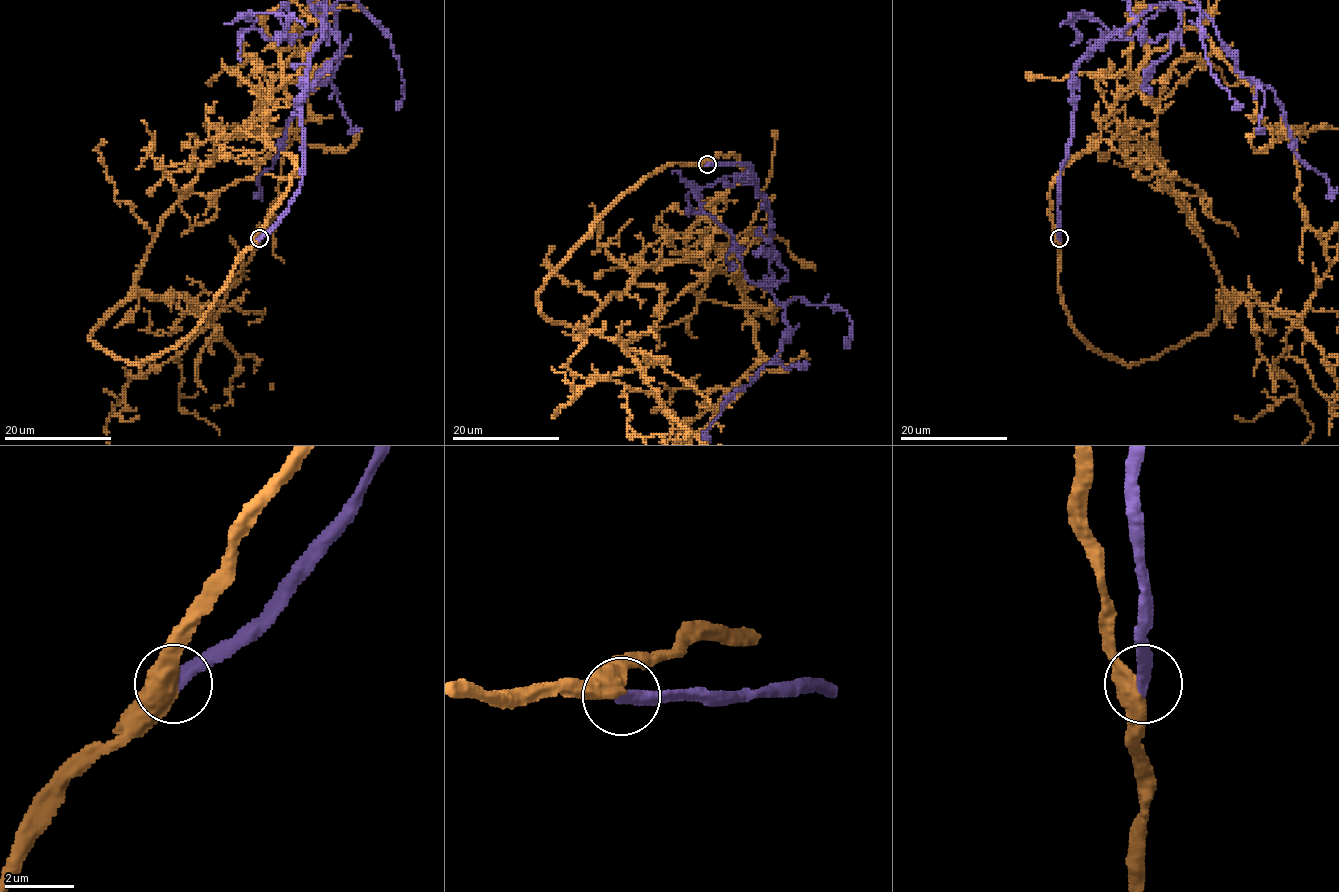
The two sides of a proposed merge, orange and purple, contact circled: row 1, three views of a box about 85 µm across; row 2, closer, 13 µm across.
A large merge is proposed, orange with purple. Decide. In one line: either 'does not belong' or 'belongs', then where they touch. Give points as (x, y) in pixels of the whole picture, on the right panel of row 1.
does not belong; at (1059, 238)

